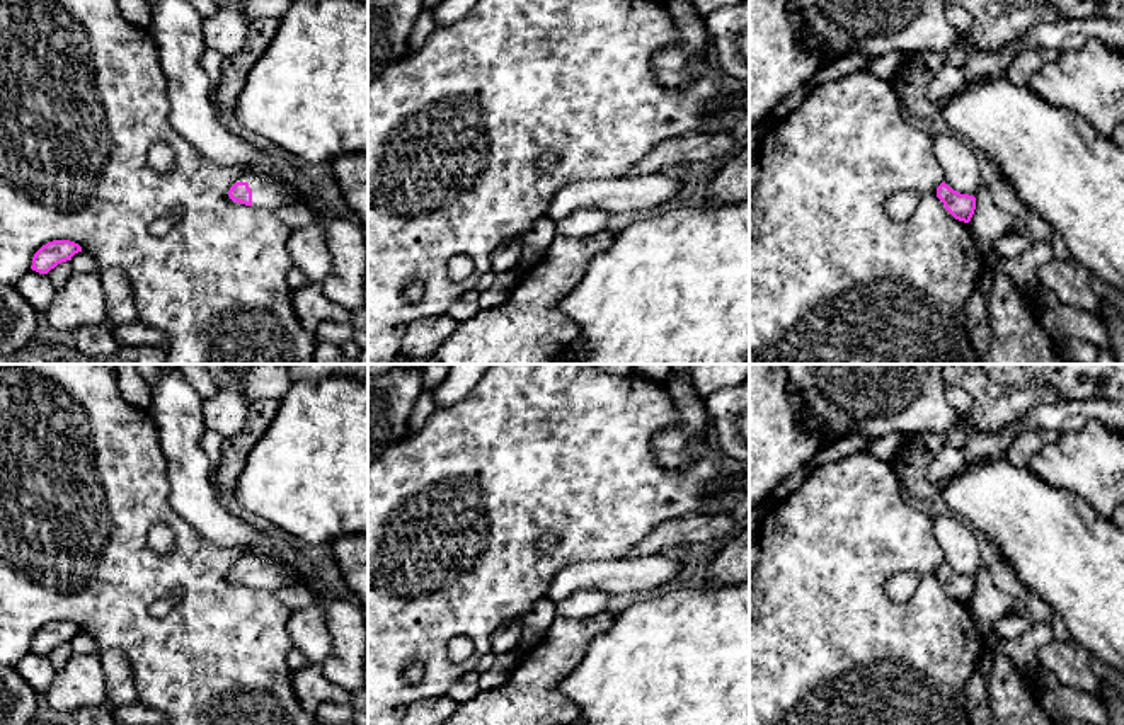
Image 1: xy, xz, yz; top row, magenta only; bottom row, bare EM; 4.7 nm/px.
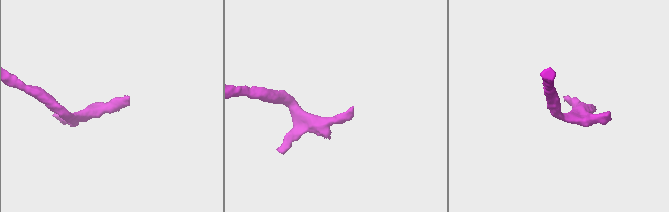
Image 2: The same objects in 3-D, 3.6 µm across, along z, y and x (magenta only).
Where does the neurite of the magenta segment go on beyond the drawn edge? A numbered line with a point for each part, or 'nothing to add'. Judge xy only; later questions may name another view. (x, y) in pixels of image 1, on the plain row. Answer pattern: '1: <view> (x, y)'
1: xy (268, 576)

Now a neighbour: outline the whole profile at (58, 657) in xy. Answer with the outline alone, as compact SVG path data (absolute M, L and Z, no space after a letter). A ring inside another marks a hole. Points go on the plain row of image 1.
M66 642L51 650L46 657L53 669L58 672L66 665L72 655L73 655L72 645L70 642Z

